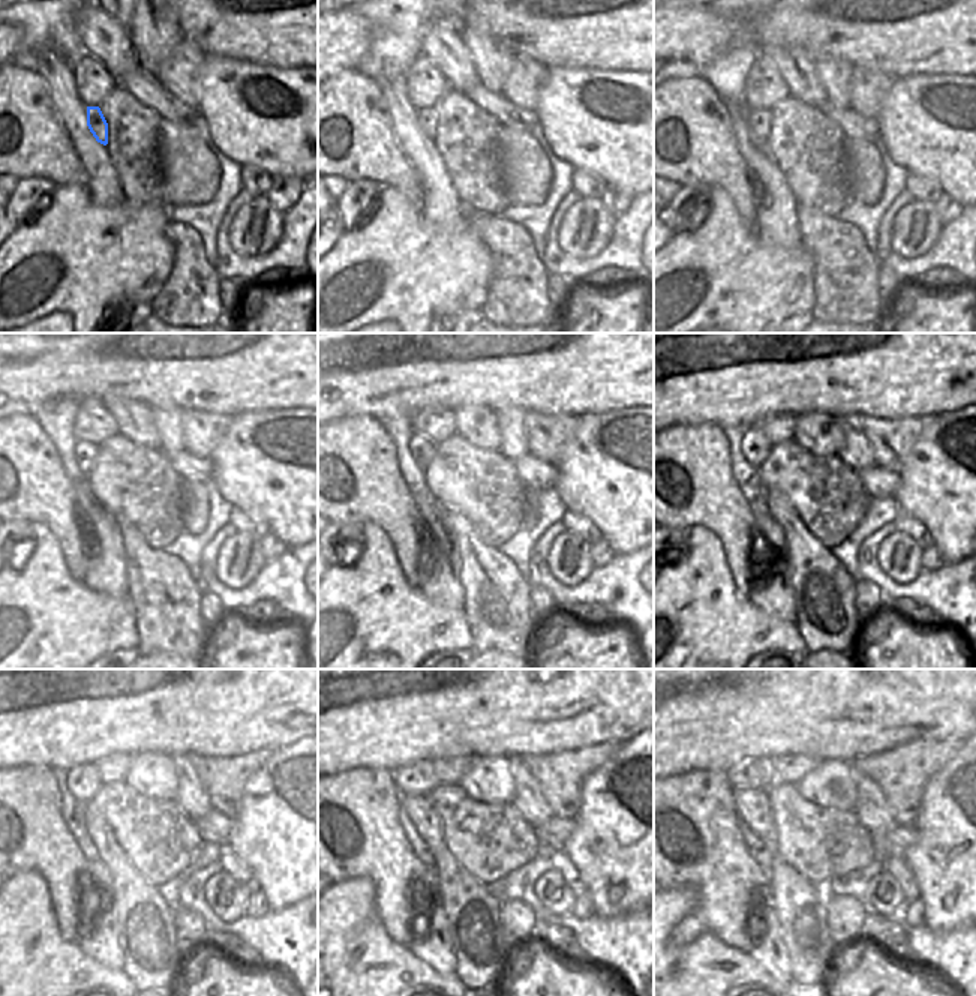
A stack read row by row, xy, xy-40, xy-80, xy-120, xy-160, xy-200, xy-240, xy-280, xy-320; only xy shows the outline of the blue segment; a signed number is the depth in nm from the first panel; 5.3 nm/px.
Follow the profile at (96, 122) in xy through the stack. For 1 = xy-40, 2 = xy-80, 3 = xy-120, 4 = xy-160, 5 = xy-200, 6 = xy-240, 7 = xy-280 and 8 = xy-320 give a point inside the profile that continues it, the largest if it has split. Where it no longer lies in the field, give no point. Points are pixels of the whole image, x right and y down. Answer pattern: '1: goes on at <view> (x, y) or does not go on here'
1: goes on at xy-40 (426, 119)
2: goes on at xy-80 (759, 120)
3: goes on at xy-120 (86, 452)
4: goes on at xy-160 (422, 449)
5: goes on at xy-200 (754, 446)
6: goes on at xy-240 (83, 780)
7: goes on at xy-280 (419, 777)
8: goes on at xy-320 (757, 773)

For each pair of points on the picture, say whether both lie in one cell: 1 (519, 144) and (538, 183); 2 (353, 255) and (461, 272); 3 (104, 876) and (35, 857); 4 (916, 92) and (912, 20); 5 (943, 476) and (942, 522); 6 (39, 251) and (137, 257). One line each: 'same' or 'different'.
1: same
2: same
3: different
4: different
5: same
6: same

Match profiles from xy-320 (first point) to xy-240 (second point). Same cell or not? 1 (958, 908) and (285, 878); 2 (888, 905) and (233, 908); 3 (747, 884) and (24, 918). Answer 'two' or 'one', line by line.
1: one
2: one
3: two

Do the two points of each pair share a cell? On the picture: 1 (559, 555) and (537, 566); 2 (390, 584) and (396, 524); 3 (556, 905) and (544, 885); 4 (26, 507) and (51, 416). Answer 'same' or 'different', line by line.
1: different
2: different
3: same
4: different

